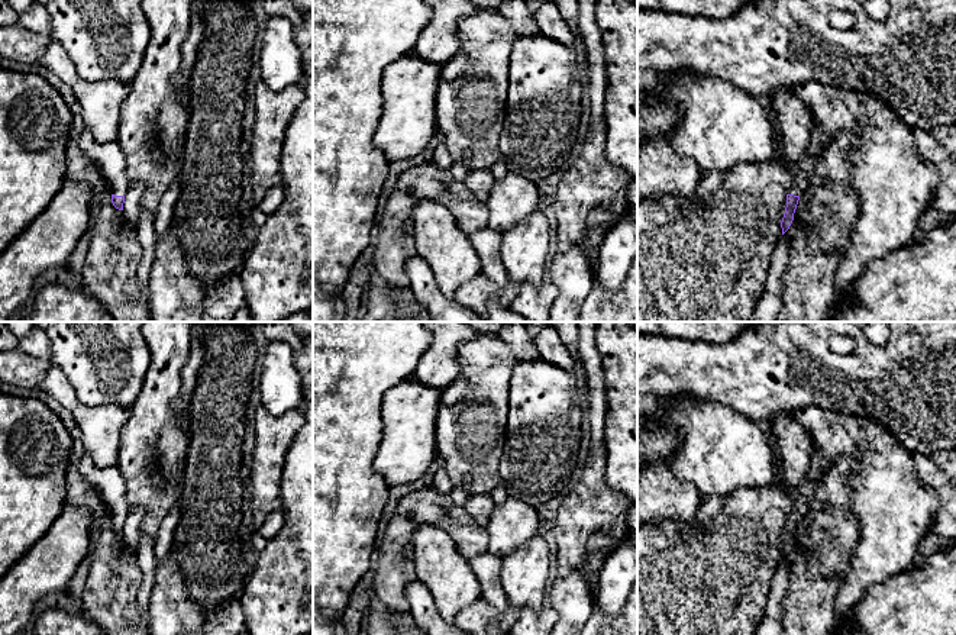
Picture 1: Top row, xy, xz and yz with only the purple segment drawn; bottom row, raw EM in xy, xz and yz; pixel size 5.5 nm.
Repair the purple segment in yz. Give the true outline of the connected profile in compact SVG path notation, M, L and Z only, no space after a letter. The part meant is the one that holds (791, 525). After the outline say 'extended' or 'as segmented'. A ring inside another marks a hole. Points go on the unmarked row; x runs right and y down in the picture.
M808 476L804 477L801 483L797 486L797 489L794 490L797 496L797 502L787 512L787 532L781 547L782 560L789 554L794 545L794 538L795 538L800 520L804 518L808 507L811 506L814 500L814 491L815 491L815 486Z; extended

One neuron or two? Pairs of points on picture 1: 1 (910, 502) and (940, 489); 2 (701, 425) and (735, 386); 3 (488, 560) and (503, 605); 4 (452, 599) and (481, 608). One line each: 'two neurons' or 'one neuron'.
1: two neurons
2: two neurons
3: one neuron
4: two neurons

